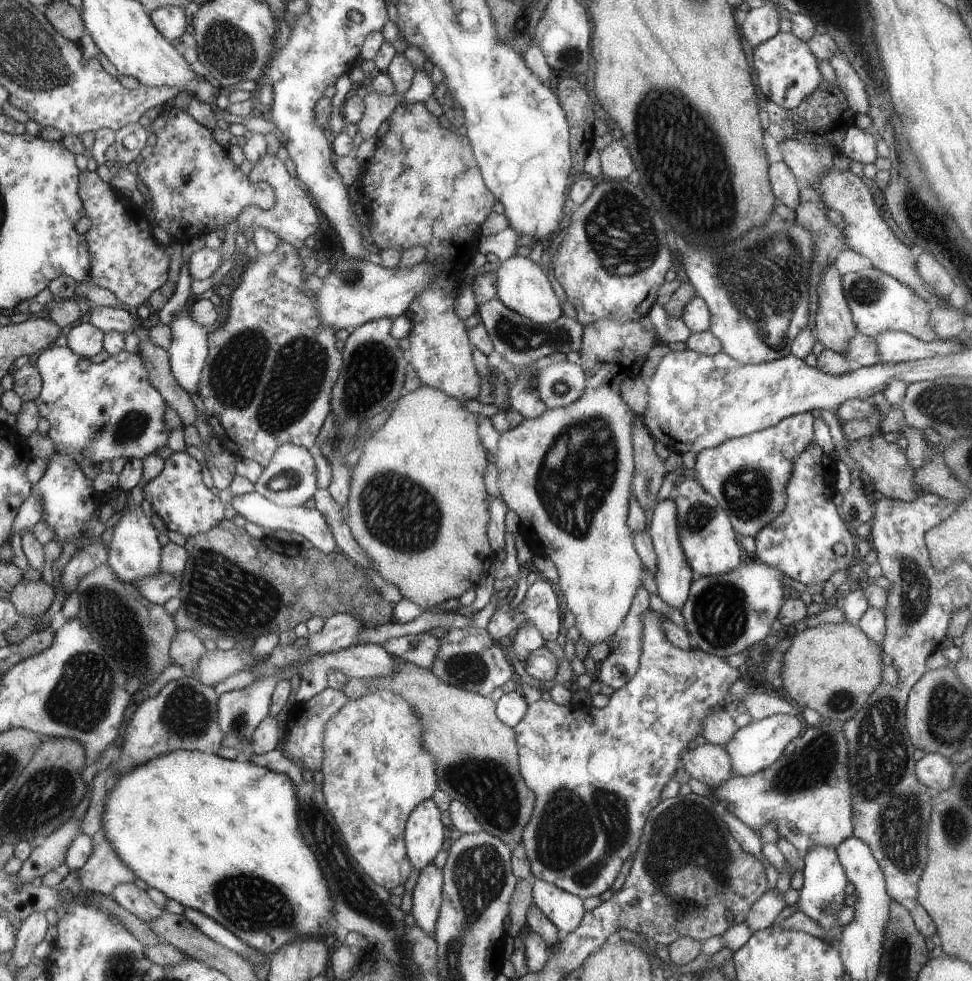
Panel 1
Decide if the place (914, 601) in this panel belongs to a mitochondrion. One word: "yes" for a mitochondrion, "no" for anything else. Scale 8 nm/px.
yes

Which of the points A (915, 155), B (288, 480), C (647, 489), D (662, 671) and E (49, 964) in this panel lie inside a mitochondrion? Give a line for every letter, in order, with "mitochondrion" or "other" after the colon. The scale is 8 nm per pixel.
A: other
B: mitochondrion
C: mitochondrion
D: other
E: other

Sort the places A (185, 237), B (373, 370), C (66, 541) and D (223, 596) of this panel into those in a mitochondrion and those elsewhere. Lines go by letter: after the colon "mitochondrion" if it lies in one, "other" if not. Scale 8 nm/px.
A: other
B: mitochondrion
C: other
D: mitochondrion

